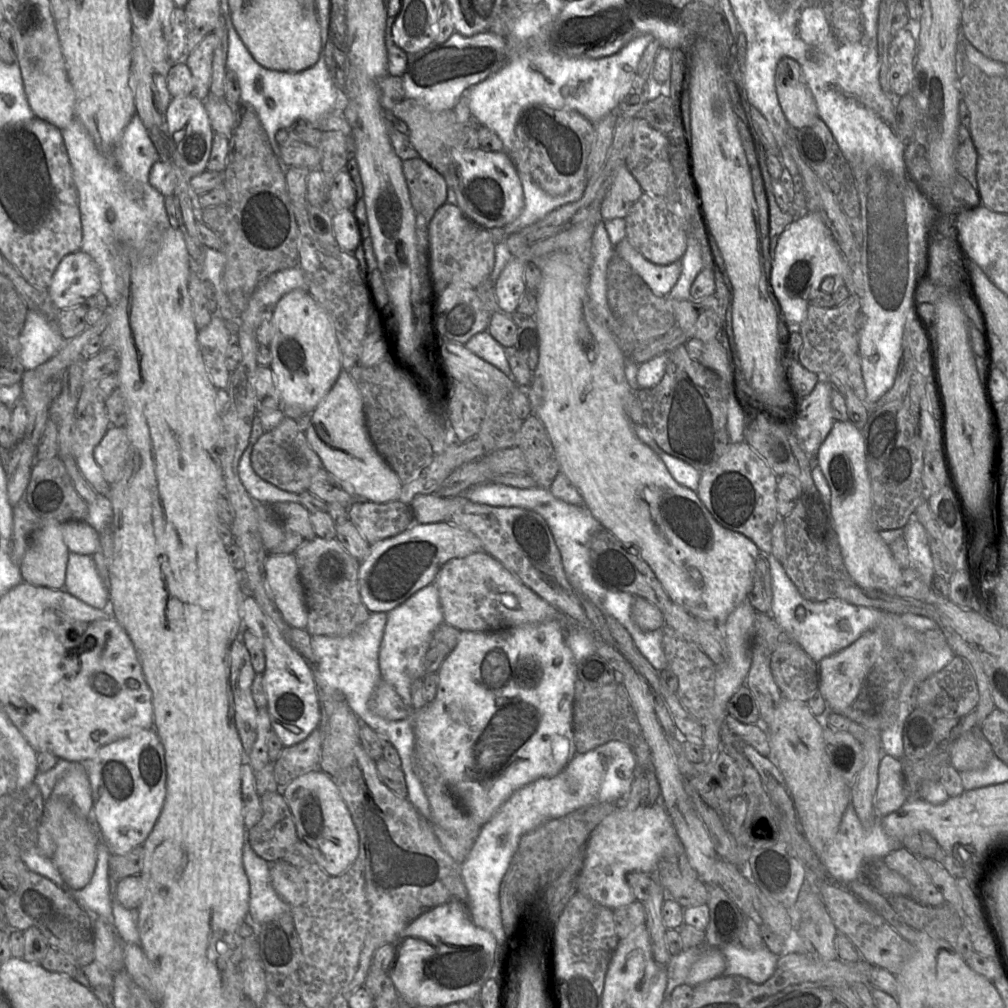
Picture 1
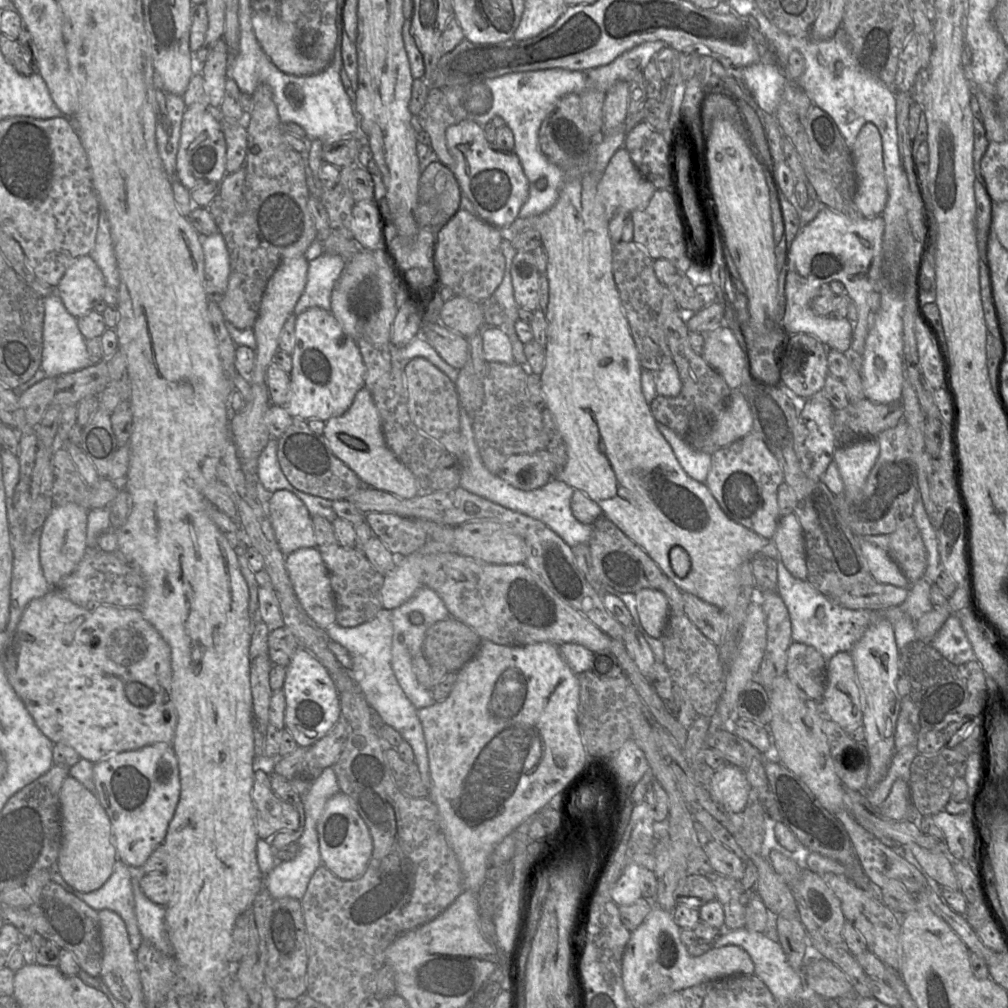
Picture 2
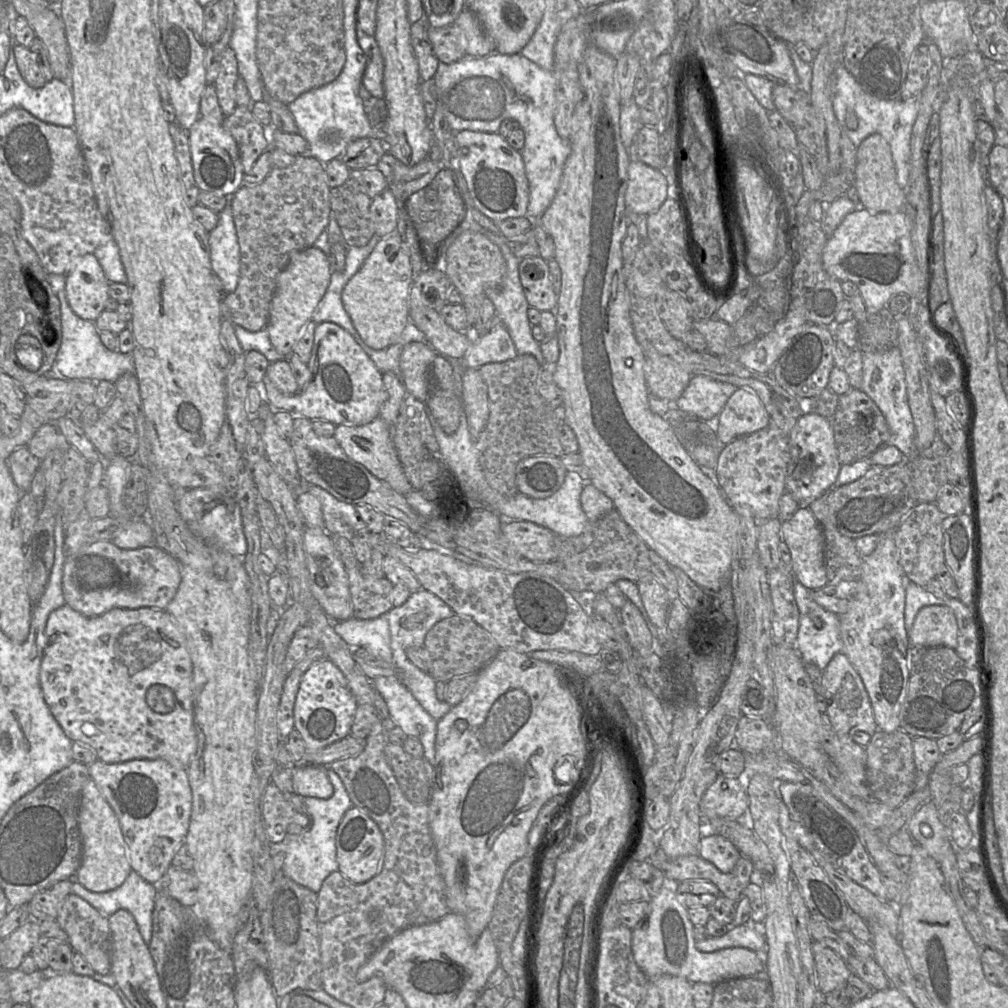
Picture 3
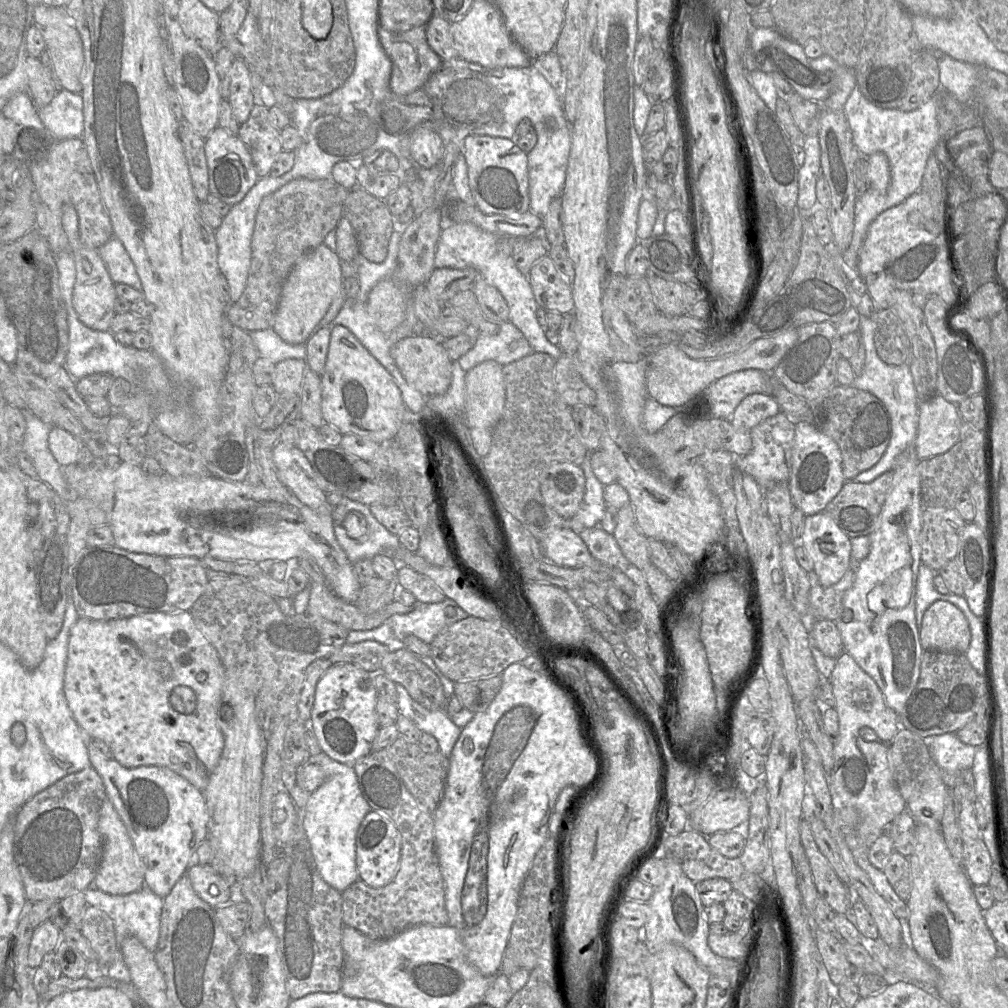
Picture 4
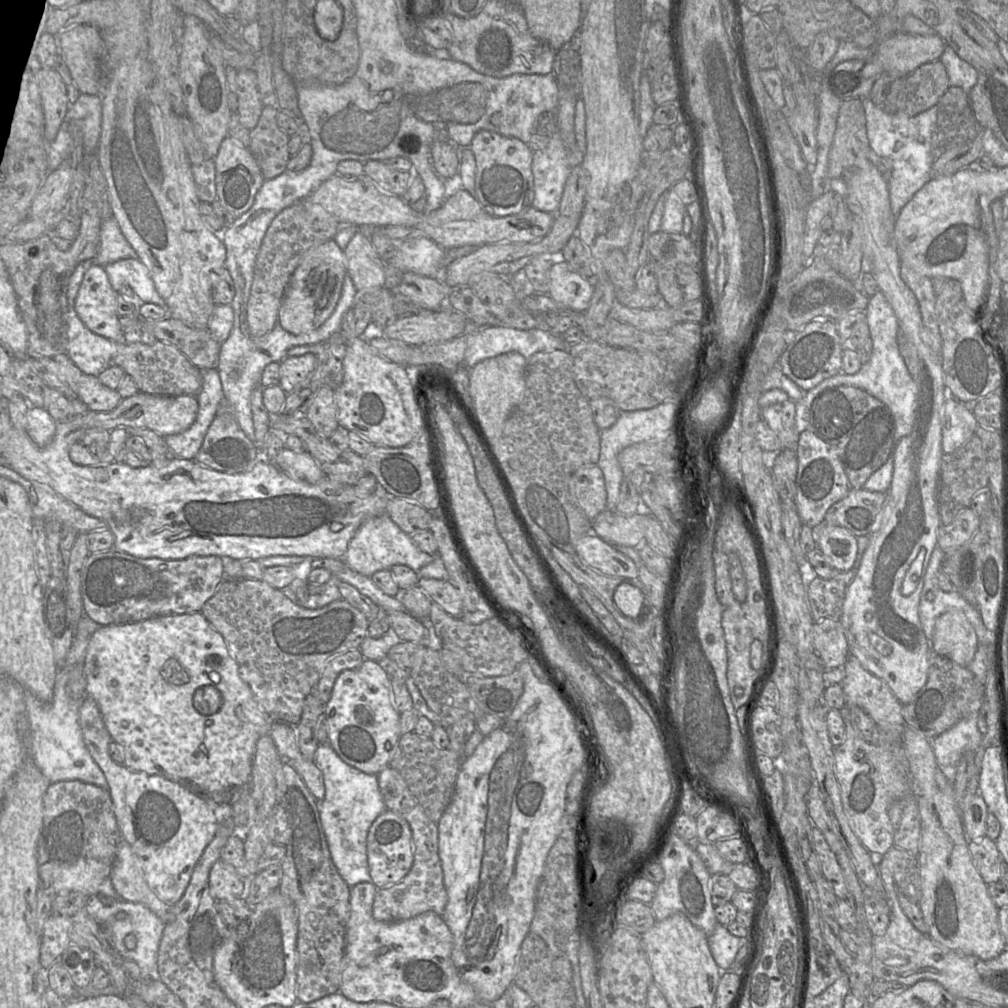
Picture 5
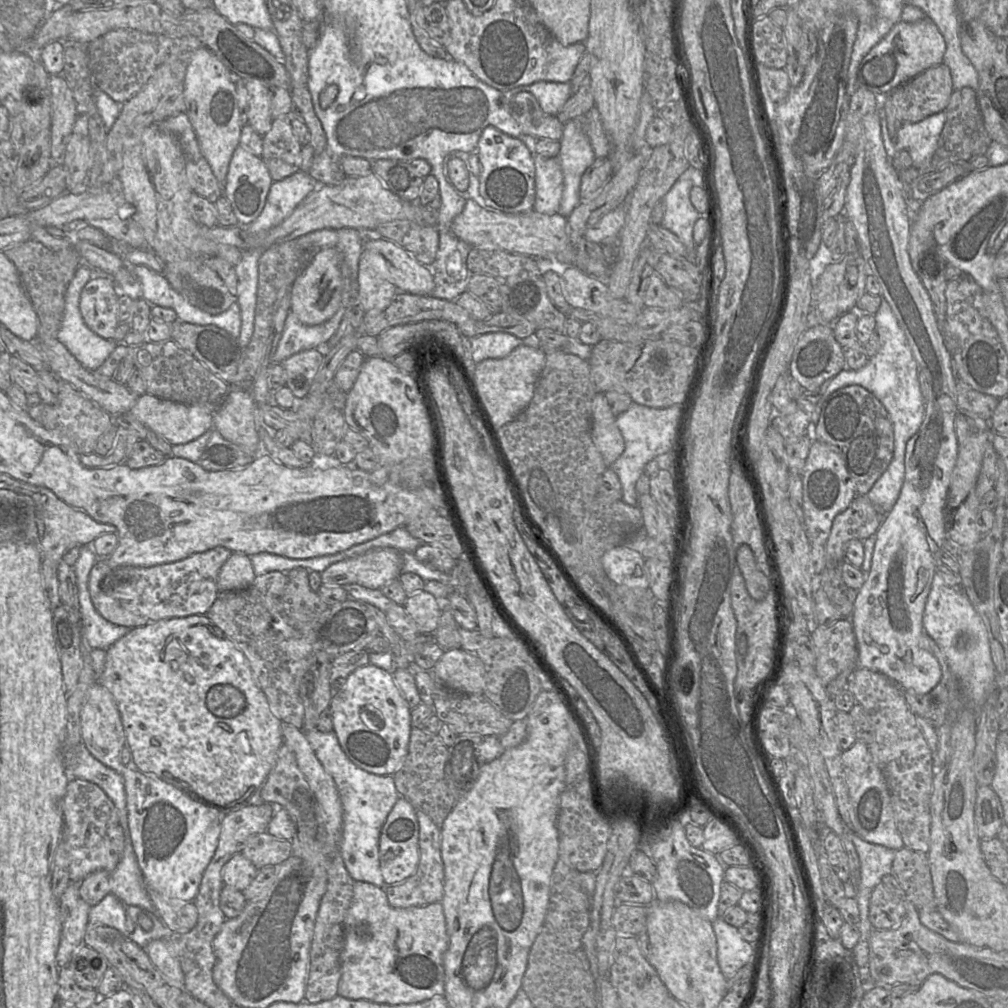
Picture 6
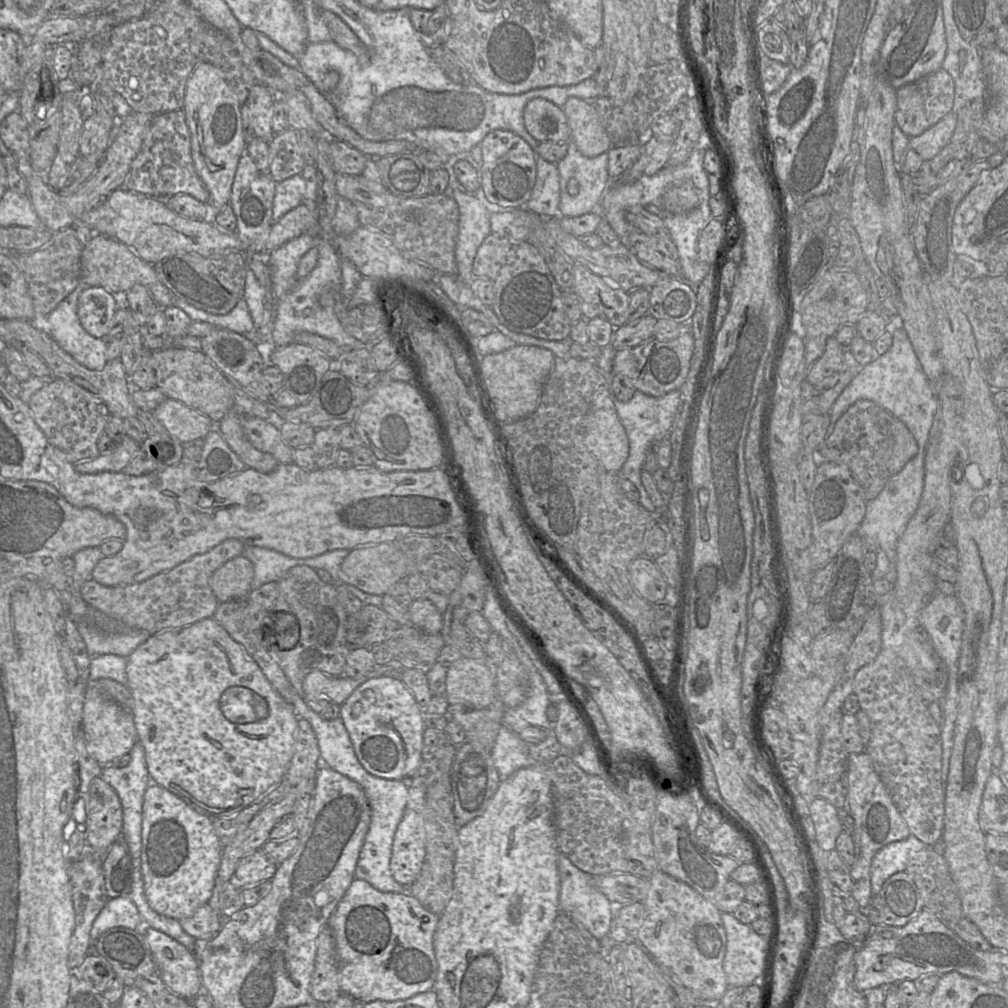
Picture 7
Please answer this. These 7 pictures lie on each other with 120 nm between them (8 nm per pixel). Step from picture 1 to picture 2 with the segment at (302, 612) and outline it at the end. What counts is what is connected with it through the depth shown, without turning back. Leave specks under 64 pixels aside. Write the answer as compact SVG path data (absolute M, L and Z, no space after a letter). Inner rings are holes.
M318 546L299 548L286 555L285 565L295 594L306 613L323 629L335 624L334 593L329 572L323 562Z

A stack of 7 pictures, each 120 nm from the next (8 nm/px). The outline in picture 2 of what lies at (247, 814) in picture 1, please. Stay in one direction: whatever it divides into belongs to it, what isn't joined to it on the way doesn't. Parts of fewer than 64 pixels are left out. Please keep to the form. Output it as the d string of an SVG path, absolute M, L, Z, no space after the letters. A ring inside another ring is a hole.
M263 769L254 771L251 799L260 839L270 841L280 831L300 828L299 812L274 794L270 776Z

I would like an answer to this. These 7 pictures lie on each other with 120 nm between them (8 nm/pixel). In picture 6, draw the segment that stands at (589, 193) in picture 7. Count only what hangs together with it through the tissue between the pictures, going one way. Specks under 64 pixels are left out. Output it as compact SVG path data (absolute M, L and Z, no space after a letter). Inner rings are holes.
M583 117L571 119L564 124L559 142L558 159L563 173L563 192L558 213L568 217L581 202L581 177L595 161L596 156L583 131Z

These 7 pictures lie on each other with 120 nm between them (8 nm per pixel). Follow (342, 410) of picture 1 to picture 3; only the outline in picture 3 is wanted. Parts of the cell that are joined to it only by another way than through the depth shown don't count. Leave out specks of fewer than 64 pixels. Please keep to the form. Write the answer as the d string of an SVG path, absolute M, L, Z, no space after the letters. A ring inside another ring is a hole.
M380 416L365 425L337 425L333 437L347 456L362 464L377 478L387 482L398 493L407 495L413 490L394 448L391 429Z

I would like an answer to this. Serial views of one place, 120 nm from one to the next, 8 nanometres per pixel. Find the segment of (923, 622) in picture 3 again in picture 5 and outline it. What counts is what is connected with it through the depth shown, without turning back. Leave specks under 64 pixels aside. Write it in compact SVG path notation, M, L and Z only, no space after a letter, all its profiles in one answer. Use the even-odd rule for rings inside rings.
M951 609L937 618L930 646L938 655L968 667L977 651L978 639L964 613Z

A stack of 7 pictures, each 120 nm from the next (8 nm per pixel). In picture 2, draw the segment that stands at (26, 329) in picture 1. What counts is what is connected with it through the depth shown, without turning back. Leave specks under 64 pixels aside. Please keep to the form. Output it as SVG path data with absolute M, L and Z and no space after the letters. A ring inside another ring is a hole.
M54 293L44 298L43 352L41 370L49 377L59 377L93 364L87 350L87 340L80 332L77 317L68 312L60 296Z

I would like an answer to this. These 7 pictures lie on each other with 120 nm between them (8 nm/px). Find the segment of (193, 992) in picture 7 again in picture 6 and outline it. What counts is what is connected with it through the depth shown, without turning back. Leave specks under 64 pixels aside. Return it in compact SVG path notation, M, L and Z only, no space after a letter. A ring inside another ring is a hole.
M153 940L144 949L164 981L171 987L183 989L184 974L179 960L169 950L167 940Z

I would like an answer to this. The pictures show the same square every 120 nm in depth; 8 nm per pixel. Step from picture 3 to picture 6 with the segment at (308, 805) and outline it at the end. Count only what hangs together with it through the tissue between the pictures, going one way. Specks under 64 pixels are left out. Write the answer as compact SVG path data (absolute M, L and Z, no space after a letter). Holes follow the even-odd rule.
M314 729L304 733L317 759L333 778L340 796L343 815L339 851L347 872L355 882L387 887L380 870L379 837L387 816L400 797L393 777L367 772L352 763L334 731L323 733Z

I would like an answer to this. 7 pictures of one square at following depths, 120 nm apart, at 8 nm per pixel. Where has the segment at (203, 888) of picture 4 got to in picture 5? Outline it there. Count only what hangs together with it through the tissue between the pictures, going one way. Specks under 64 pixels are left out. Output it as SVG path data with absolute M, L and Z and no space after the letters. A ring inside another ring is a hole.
M218 860L209 873L209 891L215 900L226 898L243 898L247 880L242 878L235 868Z

